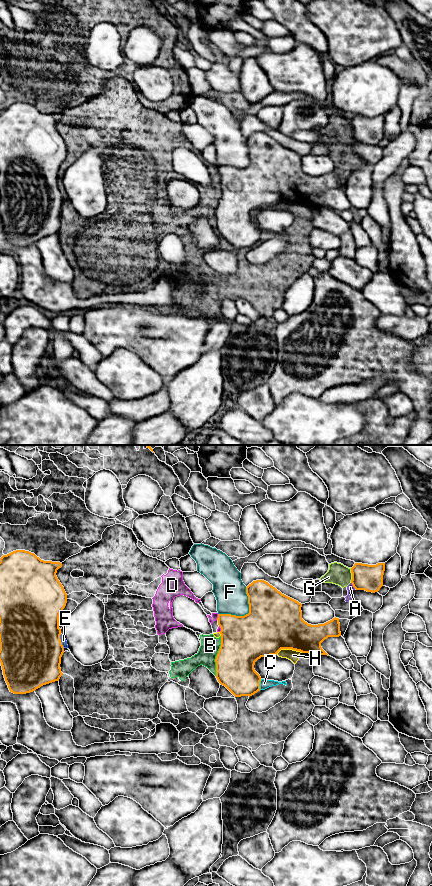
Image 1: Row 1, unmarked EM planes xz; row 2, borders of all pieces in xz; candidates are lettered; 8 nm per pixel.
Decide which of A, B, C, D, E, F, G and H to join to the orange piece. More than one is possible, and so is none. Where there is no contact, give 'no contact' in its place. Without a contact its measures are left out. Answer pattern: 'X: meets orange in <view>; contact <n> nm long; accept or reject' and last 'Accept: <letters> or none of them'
A: meets orange in xz; contact 70 nm long; reject
B: meets orange in xz; contact 320 nm long; reject
C: meets orange in xz; contact 90 nm long; reject
D: meets orange in xz; contact 50 nm long; reject
E: meets orange in xz; contact 120 nm long; reject
F: meets orange in xz; contact 320 nm long; reject
G: meets orange in xz; contact 120 nm long; reject
H: meets orange in xz; contact 220 nm long; reject
Accept: none of them

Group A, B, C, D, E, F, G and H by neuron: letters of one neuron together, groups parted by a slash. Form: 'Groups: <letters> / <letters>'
Groups: A B C D E G H / F

